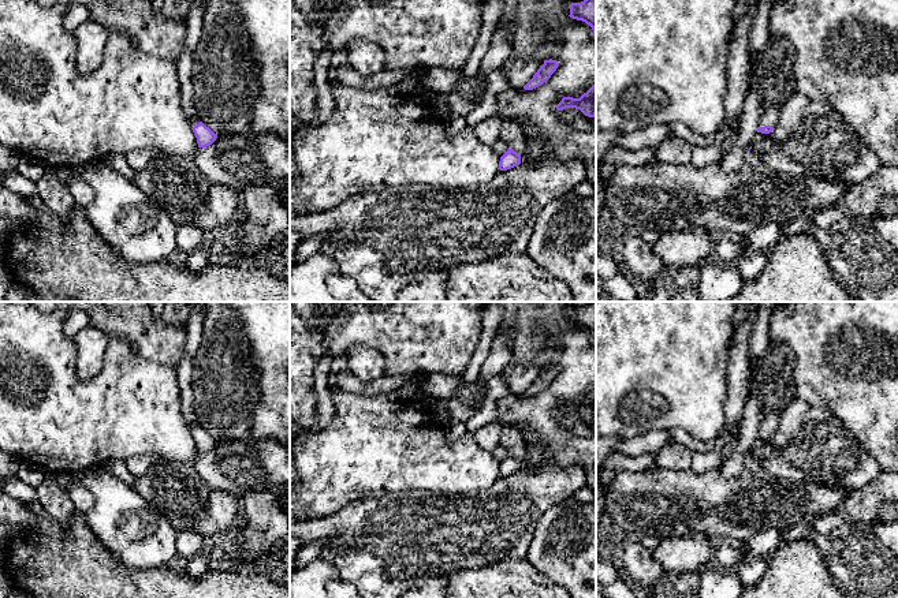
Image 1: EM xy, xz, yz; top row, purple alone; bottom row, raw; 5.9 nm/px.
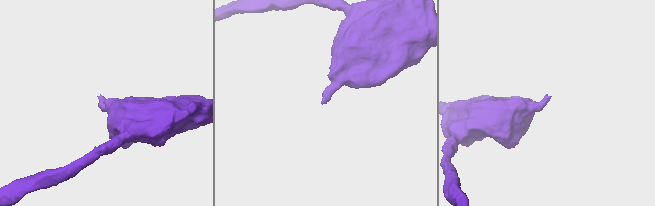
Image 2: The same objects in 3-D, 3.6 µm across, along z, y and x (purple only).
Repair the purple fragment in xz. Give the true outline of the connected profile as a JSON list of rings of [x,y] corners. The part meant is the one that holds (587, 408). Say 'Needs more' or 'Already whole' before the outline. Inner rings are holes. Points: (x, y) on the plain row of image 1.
Already whole. [[[596,389],[584,399],[580,404],[563,403],[562,407],[556,411],[558,416],[566,414],[580,415],[585,422],[596,422]]]

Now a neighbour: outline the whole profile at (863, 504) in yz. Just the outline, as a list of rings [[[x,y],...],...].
[[[882,470],[872,482],[849,493],[843,511],[849,517],[875,527],[880,505],[887,501],[898,501],[898,472]]]

